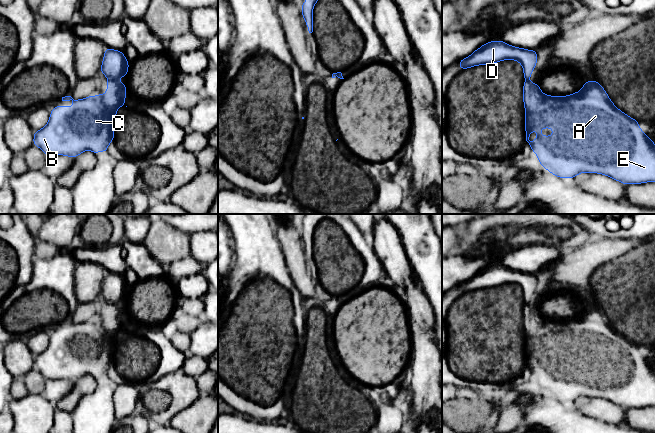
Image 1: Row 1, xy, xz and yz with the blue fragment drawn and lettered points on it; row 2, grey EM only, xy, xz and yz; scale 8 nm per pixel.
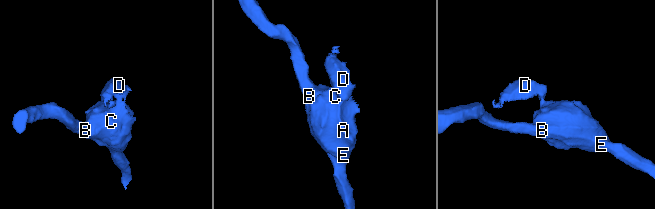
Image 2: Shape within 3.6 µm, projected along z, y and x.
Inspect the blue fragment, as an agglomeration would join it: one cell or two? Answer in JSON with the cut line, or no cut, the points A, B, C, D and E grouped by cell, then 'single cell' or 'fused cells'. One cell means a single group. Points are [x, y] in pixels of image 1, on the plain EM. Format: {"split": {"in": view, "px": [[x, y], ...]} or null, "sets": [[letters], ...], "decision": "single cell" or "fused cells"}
{"split": {"in": "xy", "px": [[109, 302], [114, 306]]}, "sets": [["A", "B", "C", "E"], ["D"]], "decision": "fused cells"}

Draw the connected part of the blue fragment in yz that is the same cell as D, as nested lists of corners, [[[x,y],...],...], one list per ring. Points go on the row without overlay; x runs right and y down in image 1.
[[[501,264],[486,266],[475,274],[470,280],[458,286],[464,294],[479,289],[501,286],[503,284],[516,284],[523,291],[524,304],[529,305],[534,292],[537,289],[536,274],[528,274],[511,270]]]

